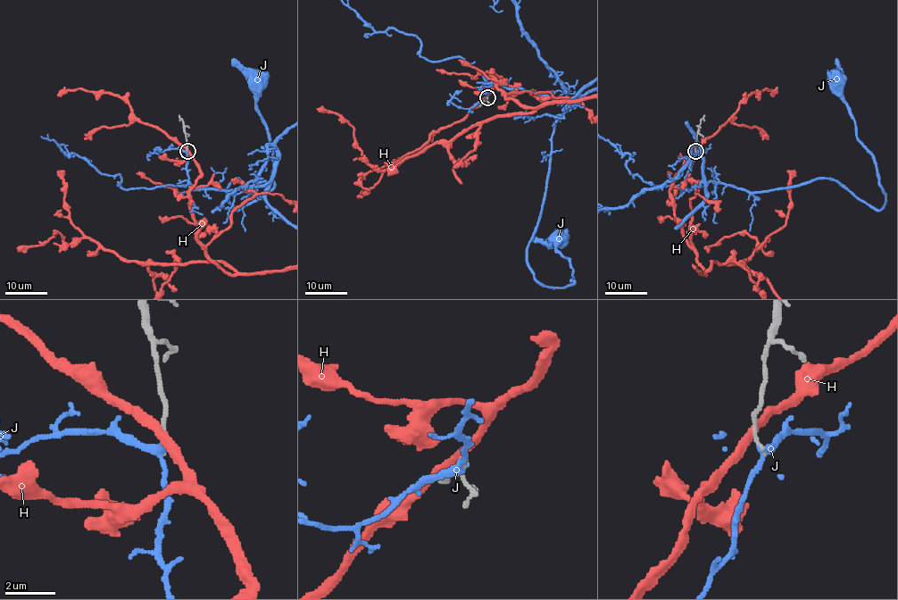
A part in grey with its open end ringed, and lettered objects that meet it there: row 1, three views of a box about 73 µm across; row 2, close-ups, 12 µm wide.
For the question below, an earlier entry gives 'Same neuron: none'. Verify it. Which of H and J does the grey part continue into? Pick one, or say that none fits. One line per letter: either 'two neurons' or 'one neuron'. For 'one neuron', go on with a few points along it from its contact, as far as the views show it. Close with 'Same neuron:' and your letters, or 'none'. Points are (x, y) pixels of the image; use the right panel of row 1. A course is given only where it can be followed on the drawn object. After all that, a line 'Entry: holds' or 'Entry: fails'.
H: two neurons
J: one neuron | via (695, 150), (686, 190), (832, 179), (879, 210), (873, 154), (835, 80)
Same neuron: J
Entry: fails

